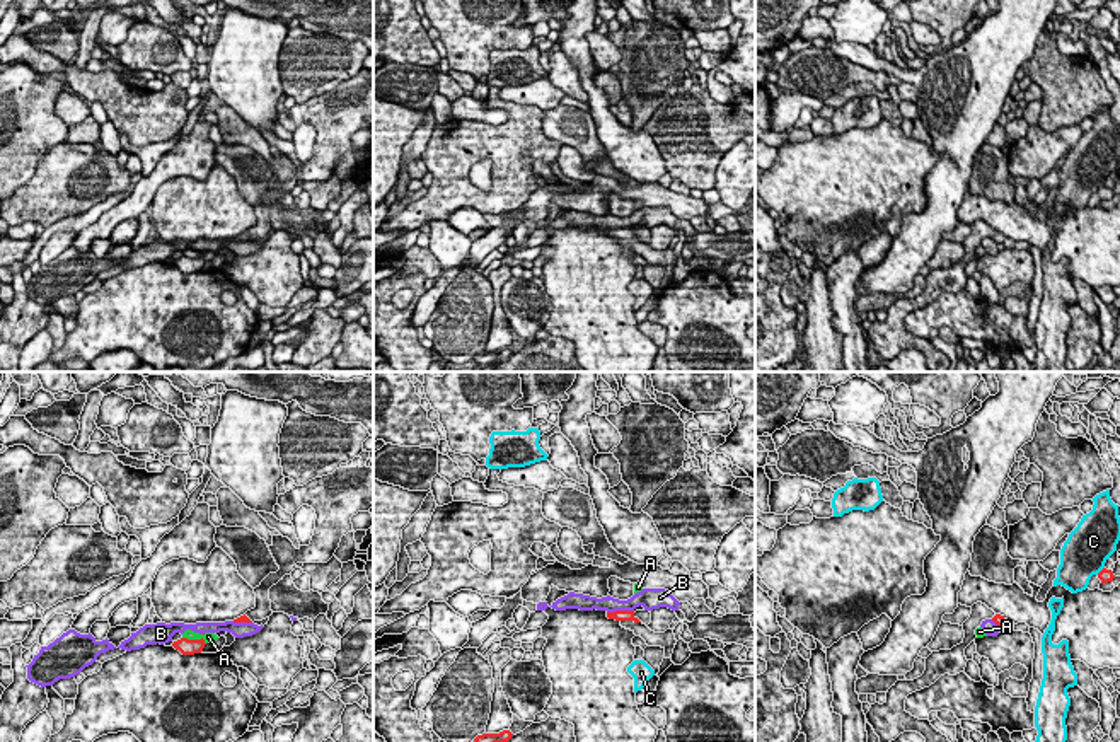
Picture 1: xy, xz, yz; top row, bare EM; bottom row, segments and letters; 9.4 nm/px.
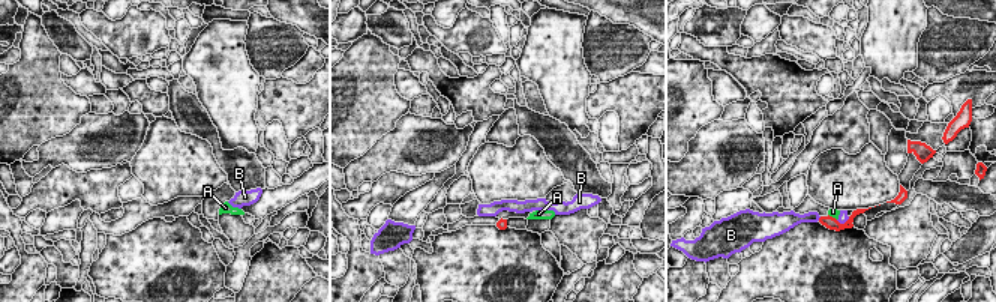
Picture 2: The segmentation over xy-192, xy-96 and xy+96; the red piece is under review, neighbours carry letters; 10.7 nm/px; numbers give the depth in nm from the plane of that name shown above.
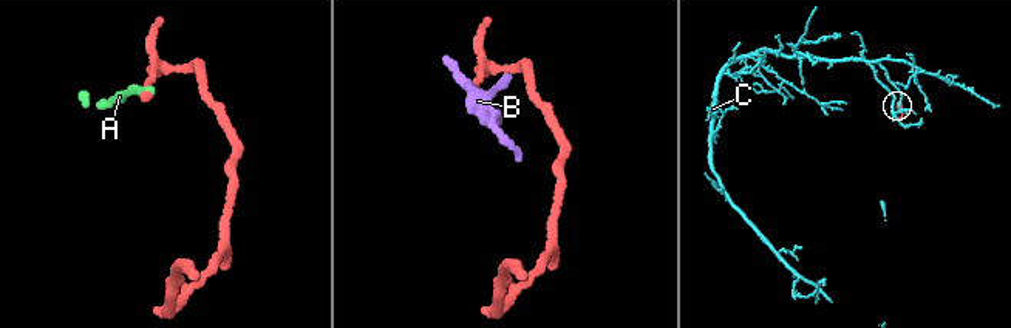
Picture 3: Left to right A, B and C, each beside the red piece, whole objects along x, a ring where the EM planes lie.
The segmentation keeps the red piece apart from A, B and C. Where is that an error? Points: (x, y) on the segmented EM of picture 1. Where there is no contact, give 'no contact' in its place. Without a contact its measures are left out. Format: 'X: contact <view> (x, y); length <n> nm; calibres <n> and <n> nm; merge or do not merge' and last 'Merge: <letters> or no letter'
A: contact xy (195, 640); length 240 nm; calibres 160 and 100 nm; do not merge
B: contact xz (619, 611); length 260 nm; calibres 100 and 140 nm; do not merge
C: contact yz (1102, 570); length 110 nm; calibres 130 and 420 nm; do not merge
Merge: no letter

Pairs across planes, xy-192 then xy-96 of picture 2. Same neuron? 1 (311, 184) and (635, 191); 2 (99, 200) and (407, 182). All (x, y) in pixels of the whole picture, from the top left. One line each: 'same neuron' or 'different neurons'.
1: same neuron
2: same neuron

